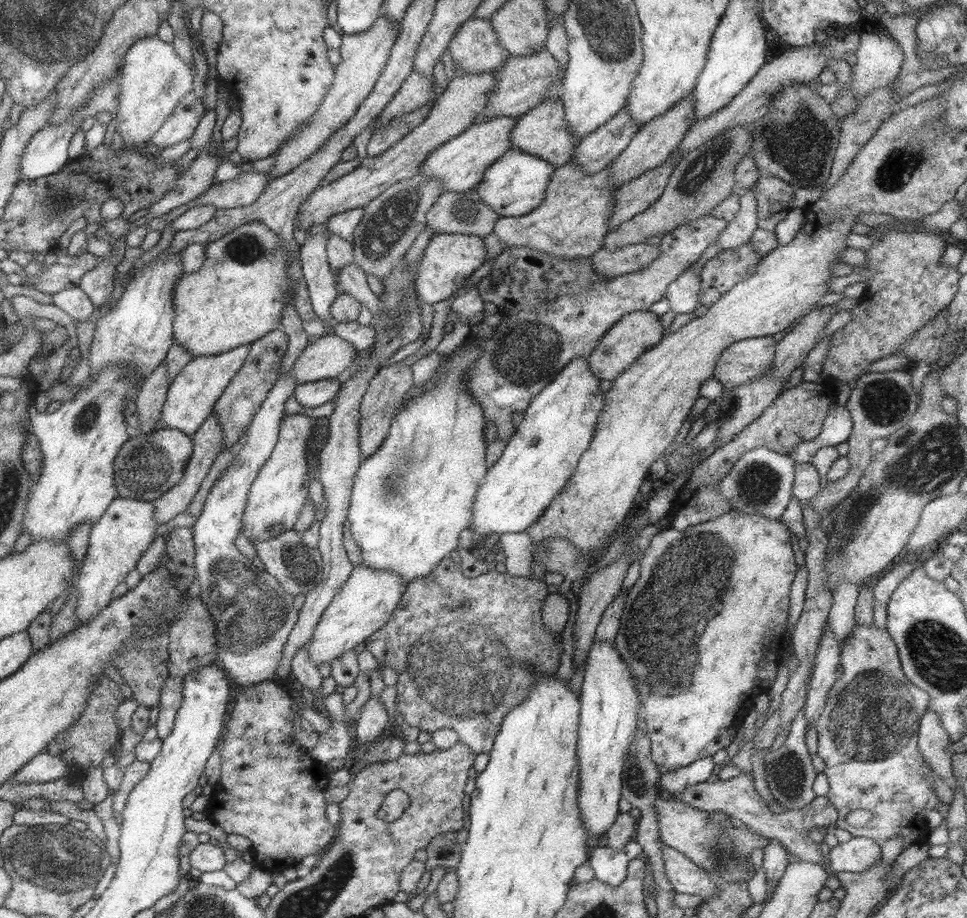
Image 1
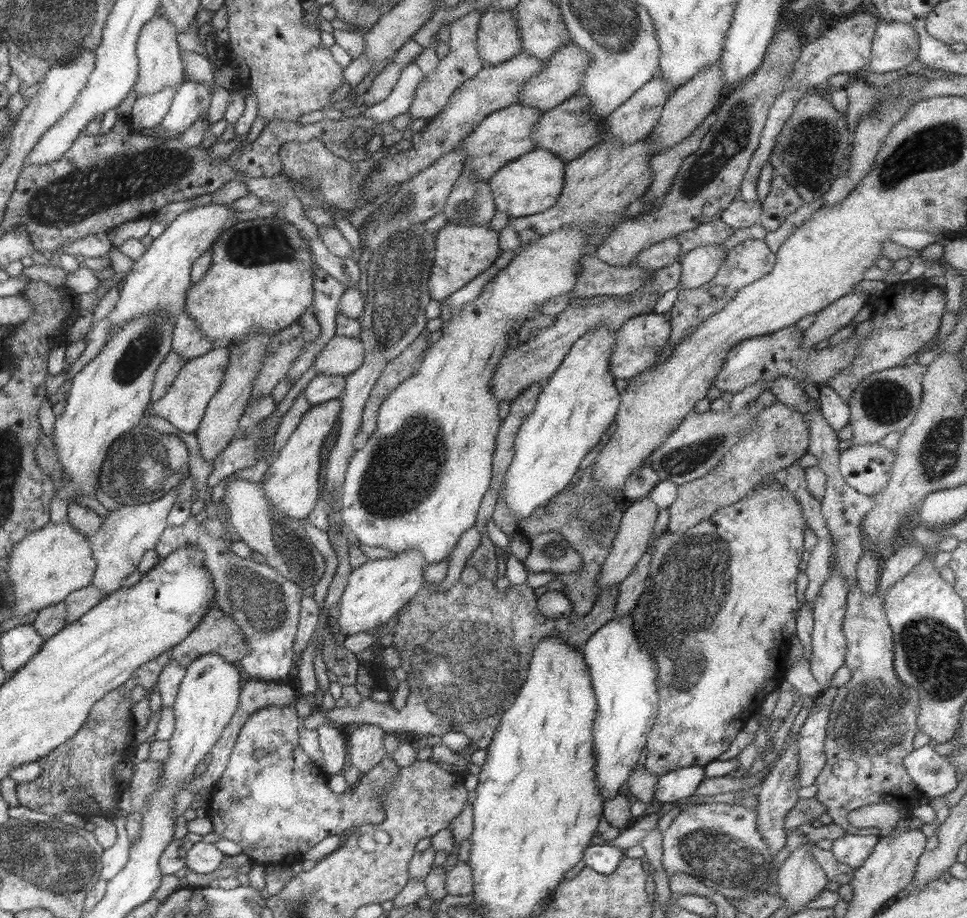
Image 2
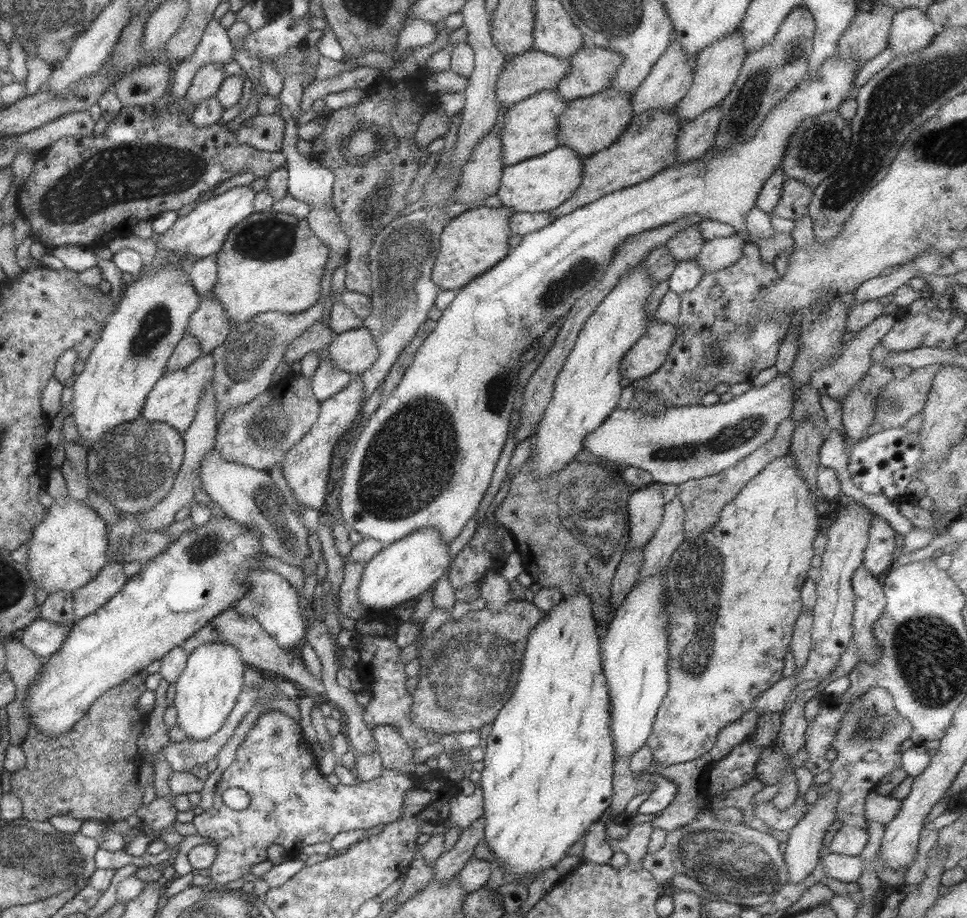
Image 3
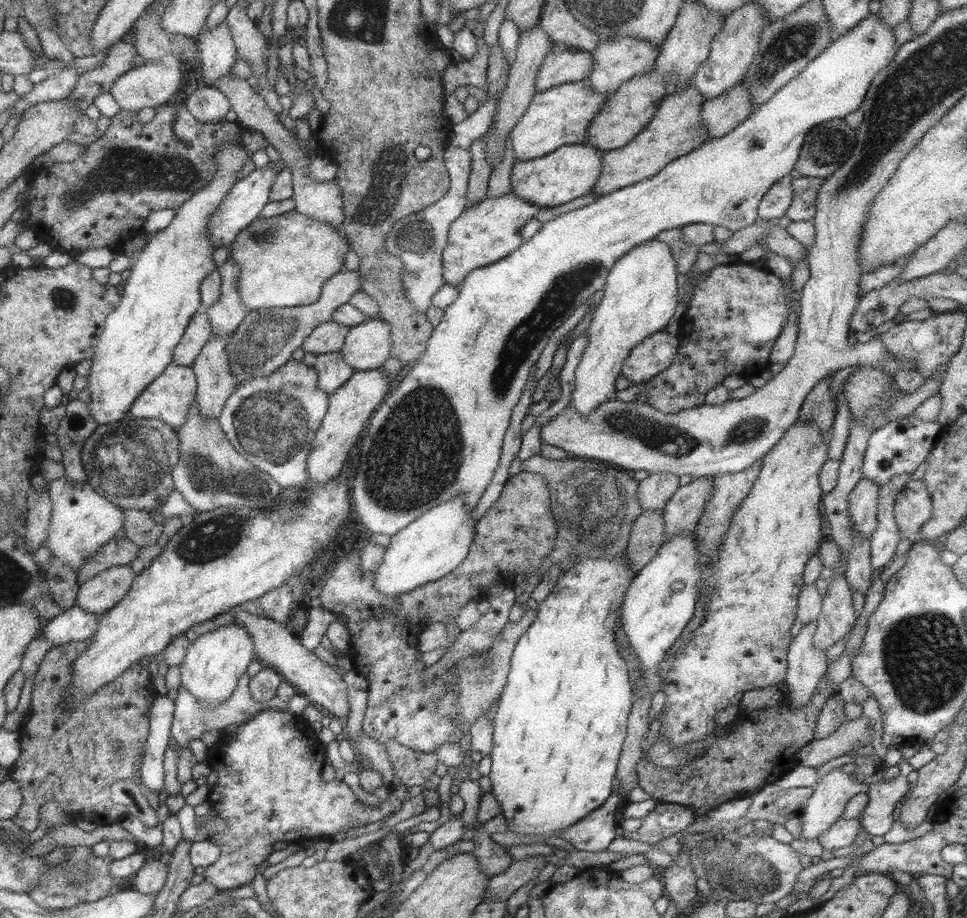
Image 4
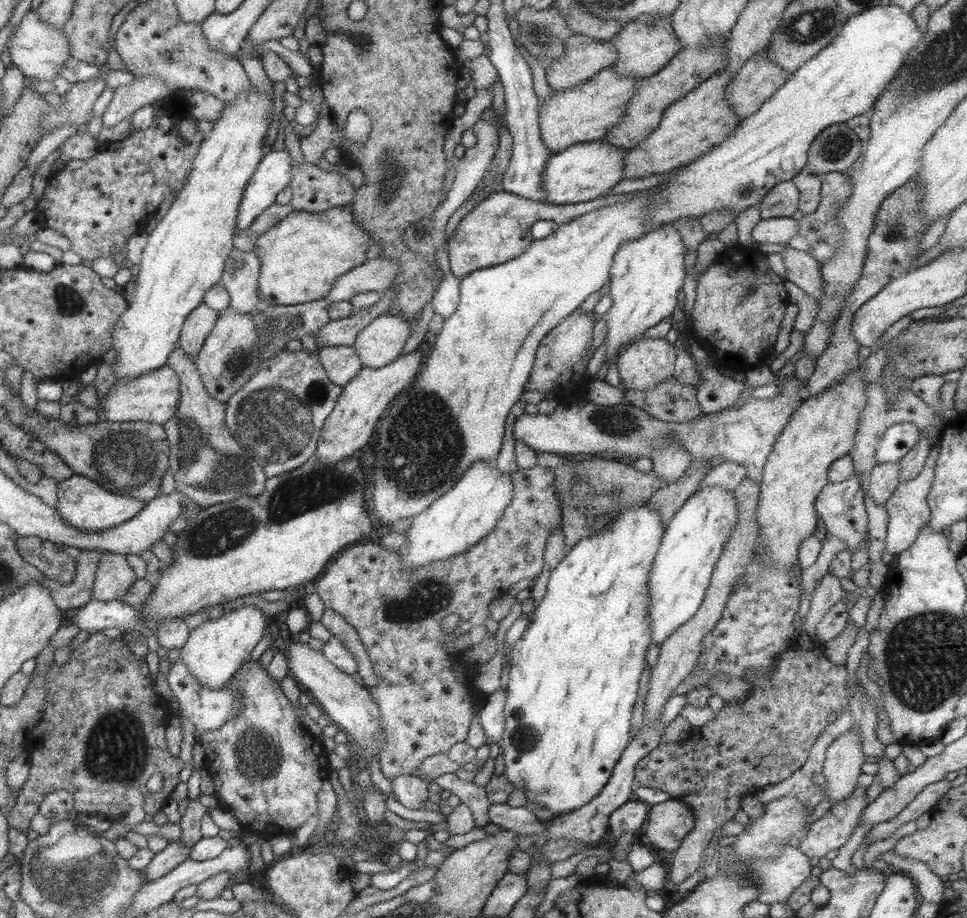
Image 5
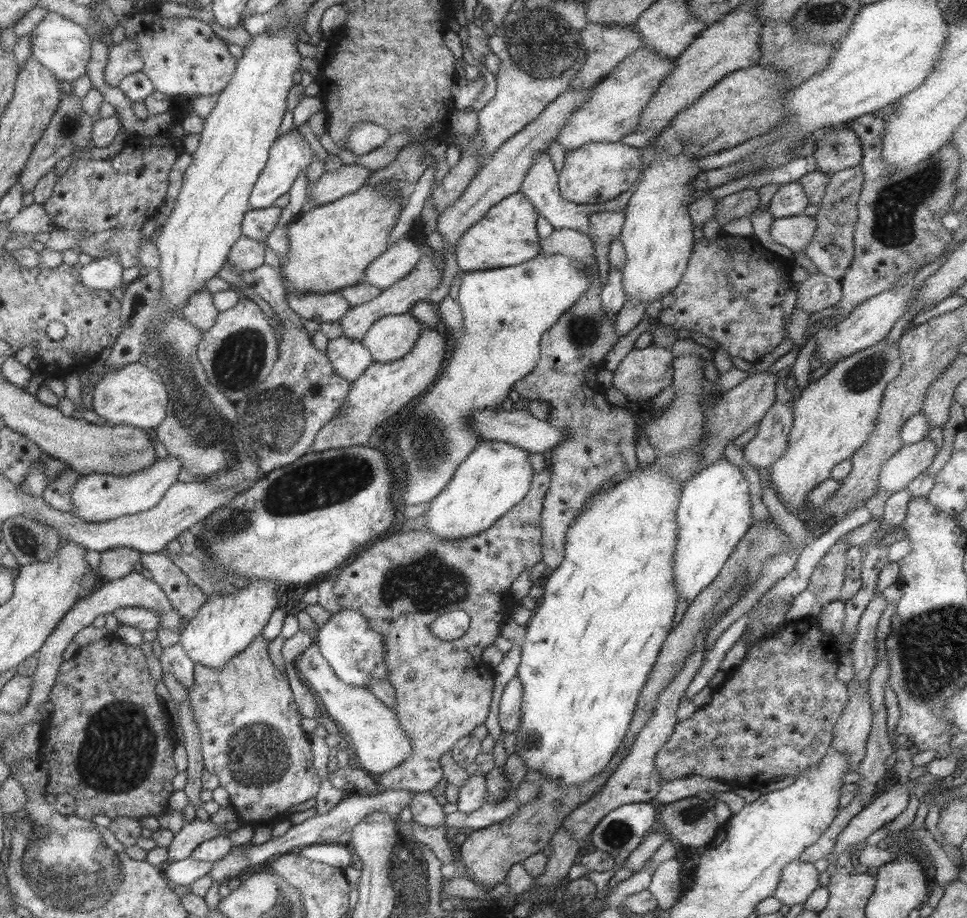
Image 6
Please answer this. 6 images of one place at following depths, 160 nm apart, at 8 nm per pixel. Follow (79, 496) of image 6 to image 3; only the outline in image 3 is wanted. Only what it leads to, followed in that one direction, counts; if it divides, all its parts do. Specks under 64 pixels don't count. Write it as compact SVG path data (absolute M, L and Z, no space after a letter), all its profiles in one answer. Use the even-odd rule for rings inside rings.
M59 468L48 469L43 489L53 501L26 543L28 561L24 565L34 585L41 586L47 595L55 591L71 593L90 581L108 560L106 522L86 500L77 502L67 494L66 482Z

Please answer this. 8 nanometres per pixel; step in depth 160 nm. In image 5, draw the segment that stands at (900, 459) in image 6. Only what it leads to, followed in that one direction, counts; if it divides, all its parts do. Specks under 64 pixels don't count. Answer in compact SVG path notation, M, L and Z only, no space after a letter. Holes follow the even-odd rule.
M899 461L876 464L870 472L870 482L866 492L874 503L884 505L885 501L893 494L900 483Z

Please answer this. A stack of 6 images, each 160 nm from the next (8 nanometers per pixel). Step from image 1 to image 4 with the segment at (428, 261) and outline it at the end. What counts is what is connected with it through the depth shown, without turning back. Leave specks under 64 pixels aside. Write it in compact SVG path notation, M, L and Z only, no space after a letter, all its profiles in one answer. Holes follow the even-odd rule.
M511 191L503 196L480 200L467 207L451 224L447 244L441 256L441 274L445 284L459 286L464 276L474 269L502 260L523 244L521 228L526 222L540 217L542 206L526 202Z

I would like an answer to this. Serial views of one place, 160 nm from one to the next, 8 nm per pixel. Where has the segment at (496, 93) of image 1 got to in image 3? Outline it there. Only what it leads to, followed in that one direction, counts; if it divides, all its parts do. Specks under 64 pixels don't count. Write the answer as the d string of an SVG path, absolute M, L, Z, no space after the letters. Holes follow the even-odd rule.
M592 45L577 49L568 60L569 74L555 88L568 101L612 87L612 78L621 66L621 56L617 52Z

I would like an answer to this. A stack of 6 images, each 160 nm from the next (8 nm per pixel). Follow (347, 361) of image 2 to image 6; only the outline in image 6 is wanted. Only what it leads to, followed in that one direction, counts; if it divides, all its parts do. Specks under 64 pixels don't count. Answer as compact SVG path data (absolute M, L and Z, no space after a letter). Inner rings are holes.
M408 313L379 318L360 341L378 363L405 356L422 332L422 325Z

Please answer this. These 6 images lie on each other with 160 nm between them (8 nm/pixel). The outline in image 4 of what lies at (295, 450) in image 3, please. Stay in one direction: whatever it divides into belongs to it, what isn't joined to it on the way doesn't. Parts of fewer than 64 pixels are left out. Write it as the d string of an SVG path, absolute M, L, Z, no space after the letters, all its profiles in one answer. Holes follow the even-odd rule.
M373 369L369 371L353 371L353 374L328 396L328 406L324 417L321 419L319 428L315 432L314 440L310 442L309 454L306 460L306 474L311 481L316 483L324 483L326 480L333 478L339 474L343 462L347 460L349 450L353 448L359 437L363 435L367 425L367 420L381 405L384 398L389 394L389 389L392 389L400 376L396 376L395 380L390 383L390 380L381 369Z

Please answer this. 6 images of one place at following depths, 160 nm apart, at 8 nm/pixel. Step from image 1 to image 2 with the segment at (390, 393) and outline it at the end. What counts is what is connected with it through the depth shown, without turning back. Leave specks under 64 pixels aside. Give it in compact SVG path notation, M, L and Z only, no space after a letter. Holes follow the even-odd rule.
M421 332L417 340L413 340L397 357L384 366L384 370L381 371L373 389L369 392L369 399L363 406L361 432L358 432L359 436L356 436L353 442L355 449L361 448L366 443L366 437L375 430L377 411L381 402L417 368L418 356L426 347L427 339L429 339L429 334Z

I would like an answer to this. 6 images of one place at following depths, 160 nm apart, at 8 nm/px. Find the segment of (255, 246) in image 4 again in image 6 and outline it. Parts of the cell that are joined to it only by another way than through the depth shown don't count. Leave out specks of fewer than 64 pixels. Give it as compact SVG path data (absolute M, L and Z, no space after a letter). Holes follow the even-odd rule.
M380 184L360 186L353 194L327 204L315 205L309 212L299 214L287 227L289 253L280 258L278 278L283 280L286 290L327 294L339 292L341 288L357 285L365 268L379 257L388 247L389 233L397 222L404 204L395 197L384 193Z

